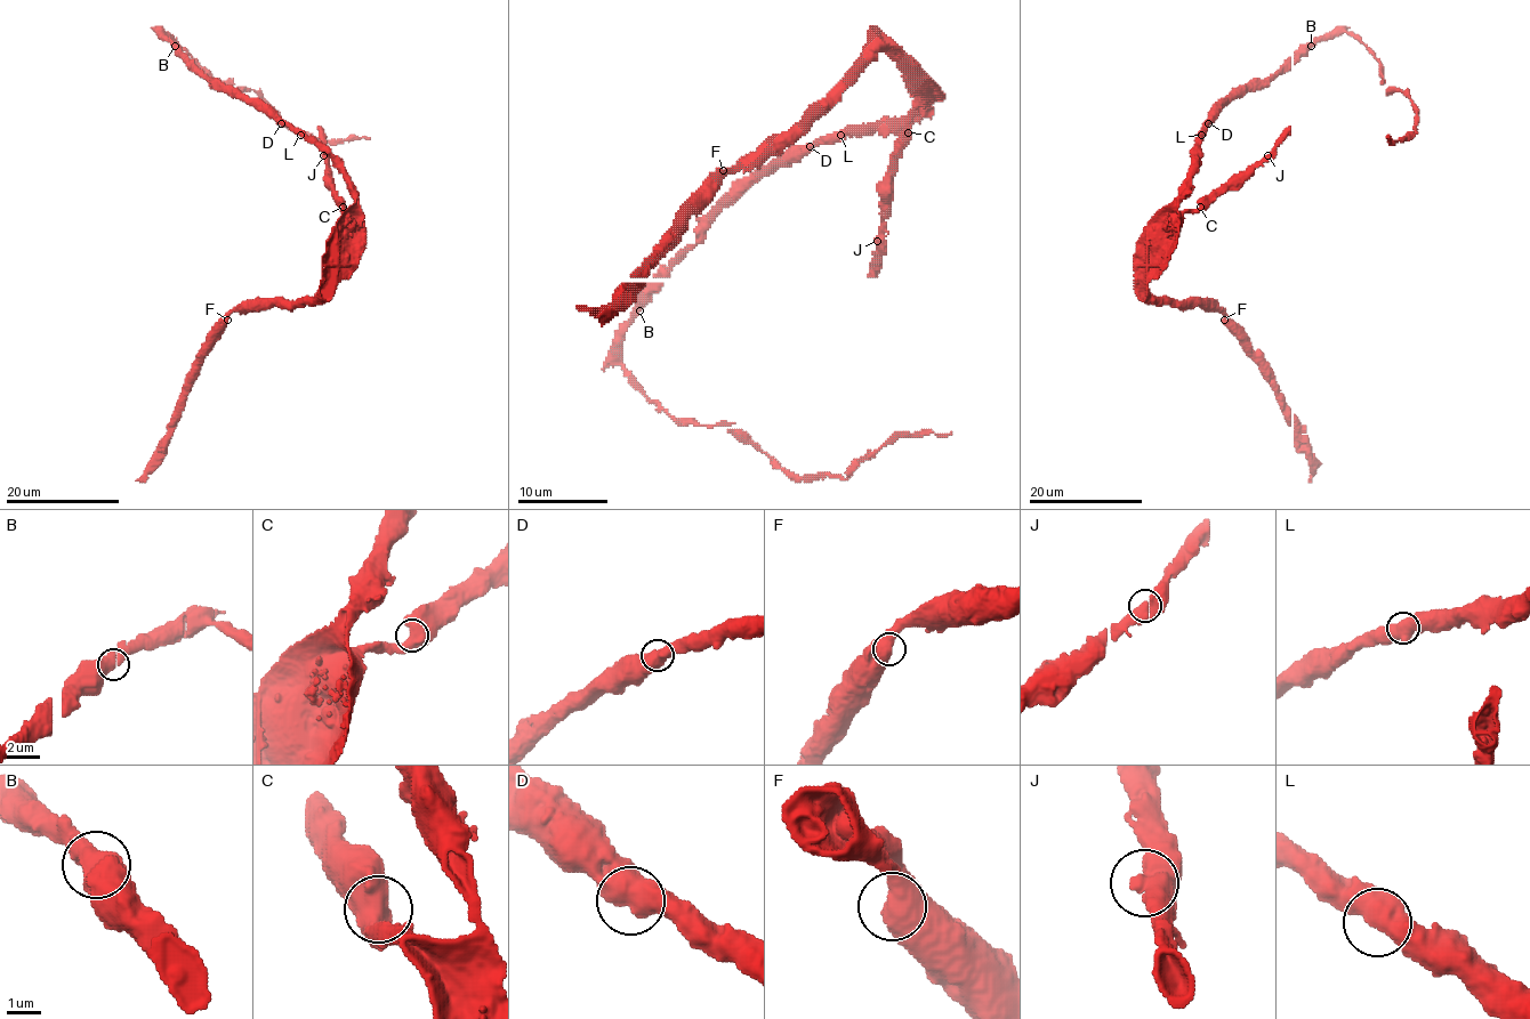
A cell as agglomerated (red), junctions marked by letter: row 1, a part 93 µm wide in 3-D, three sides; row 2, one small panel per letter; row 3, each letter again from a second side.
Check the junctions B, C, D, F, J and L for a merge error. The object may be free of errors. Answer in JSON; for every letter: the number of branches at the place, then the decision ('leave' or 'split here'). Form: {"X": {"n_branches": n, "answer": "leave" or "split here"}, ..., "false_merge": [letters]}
{"B": {"n_branches": 2, "answer": "leave"}, "C": {"n_branches": 2, "answer": "leave"}, "D": {"n_branches": 2, "answer": "leave"}, "F": {"n_branches": 2, "answer": "leave"}, "J": {"n_branches": 2, "answer": "split here"}, "L": {"n_branches": 2, "answer": "leave"}, "false_merge": ["J"]}

